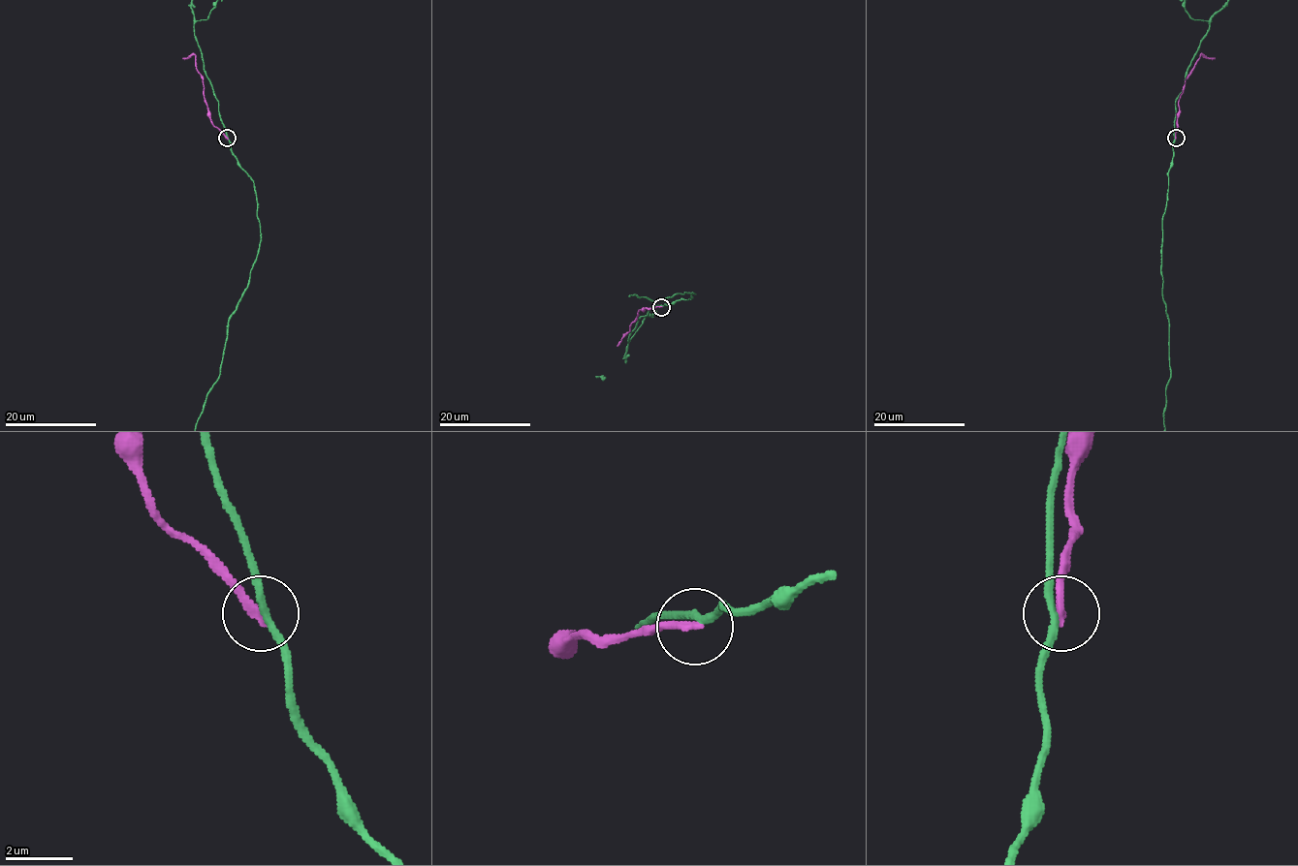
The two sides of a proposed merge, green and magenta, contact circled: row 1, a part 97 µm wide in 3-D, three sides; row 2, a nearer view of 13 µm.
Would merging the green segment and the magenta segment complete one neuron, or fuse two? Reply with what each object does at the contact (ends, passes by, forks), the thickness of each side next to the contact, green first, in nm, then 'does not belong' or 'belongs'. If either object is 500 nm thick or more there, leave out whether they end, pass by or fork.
green passes by; magenta ends there; 200 nm thick on the green side, 240 nm on the other; does not belong

